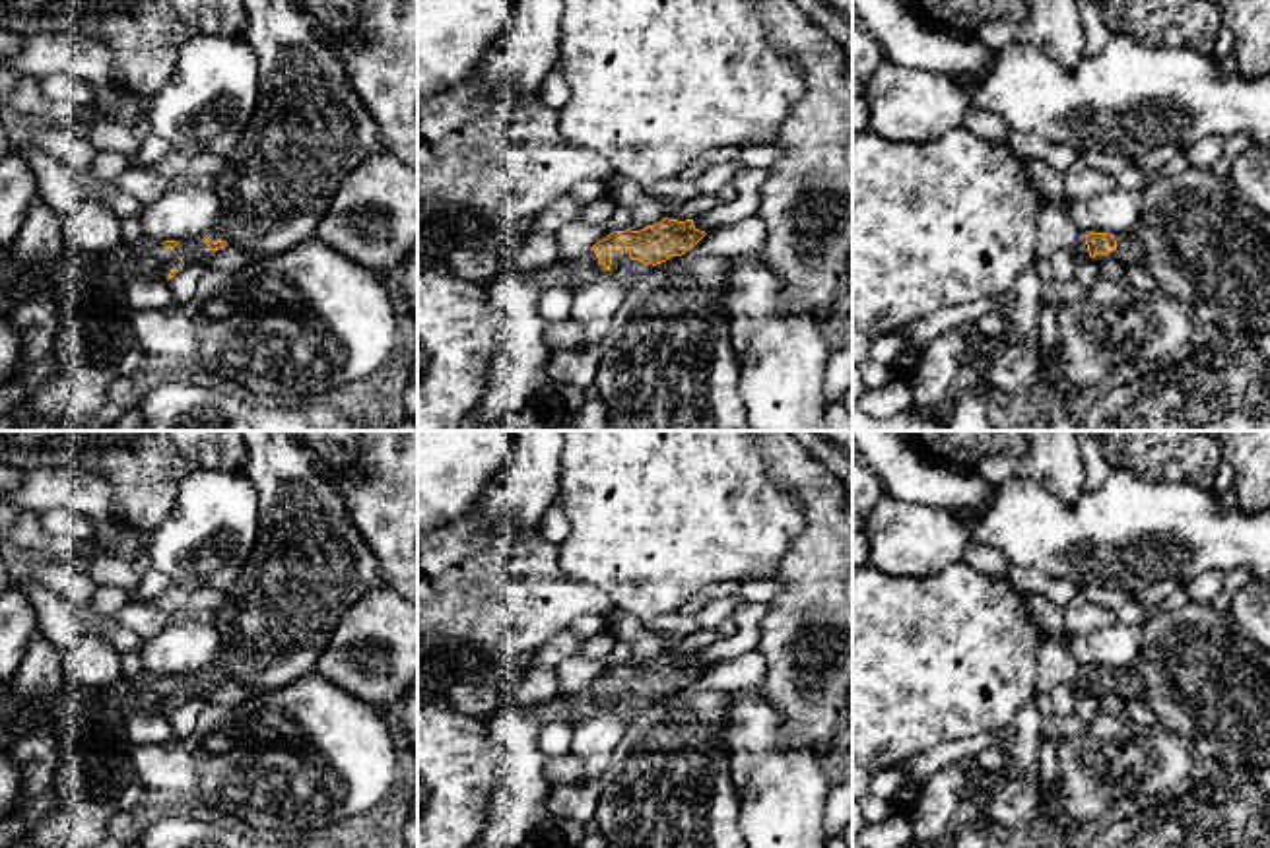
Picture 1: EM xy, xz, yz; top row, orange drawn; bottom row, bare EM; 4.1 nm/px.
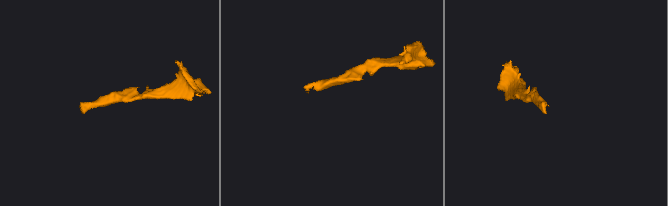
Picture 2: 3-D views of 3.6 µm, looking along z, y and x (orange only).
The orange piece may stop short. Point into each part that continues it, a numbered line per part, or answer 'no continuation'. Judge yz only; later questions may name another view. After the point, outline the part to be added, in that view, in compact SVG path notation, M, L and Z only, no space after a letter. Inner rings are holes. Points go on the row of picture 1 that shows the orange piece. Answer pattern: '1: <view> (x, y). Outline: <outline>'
1: yz (1129, 253). Outline: M1115 237L1117 248L1109 254L1095 254L1095 260L1117 258L1124 266L1144 266L1144 248L1132 237Z

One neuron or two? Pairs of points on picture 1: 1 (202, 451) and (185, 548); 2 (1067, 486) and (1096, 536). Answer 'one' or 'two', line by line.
1: two
2: two

